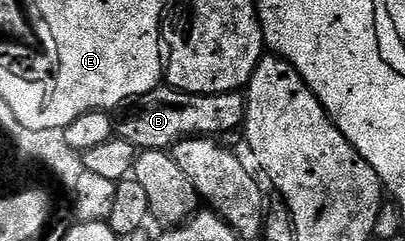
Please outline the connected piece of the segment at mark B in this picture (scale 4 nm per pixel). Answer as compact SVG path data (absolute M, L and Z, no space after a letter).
M158 85L155 90L120 108L121 116L117 115L115 119L115 135L123 141L131 141L138 152L172 149L182 139L222 137L244 124L246 102L246 96L241 91L192 95L168 85Z

